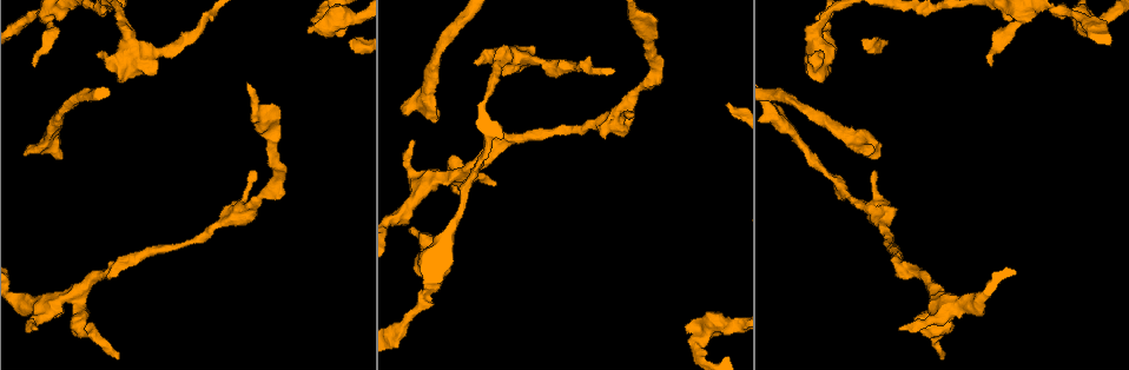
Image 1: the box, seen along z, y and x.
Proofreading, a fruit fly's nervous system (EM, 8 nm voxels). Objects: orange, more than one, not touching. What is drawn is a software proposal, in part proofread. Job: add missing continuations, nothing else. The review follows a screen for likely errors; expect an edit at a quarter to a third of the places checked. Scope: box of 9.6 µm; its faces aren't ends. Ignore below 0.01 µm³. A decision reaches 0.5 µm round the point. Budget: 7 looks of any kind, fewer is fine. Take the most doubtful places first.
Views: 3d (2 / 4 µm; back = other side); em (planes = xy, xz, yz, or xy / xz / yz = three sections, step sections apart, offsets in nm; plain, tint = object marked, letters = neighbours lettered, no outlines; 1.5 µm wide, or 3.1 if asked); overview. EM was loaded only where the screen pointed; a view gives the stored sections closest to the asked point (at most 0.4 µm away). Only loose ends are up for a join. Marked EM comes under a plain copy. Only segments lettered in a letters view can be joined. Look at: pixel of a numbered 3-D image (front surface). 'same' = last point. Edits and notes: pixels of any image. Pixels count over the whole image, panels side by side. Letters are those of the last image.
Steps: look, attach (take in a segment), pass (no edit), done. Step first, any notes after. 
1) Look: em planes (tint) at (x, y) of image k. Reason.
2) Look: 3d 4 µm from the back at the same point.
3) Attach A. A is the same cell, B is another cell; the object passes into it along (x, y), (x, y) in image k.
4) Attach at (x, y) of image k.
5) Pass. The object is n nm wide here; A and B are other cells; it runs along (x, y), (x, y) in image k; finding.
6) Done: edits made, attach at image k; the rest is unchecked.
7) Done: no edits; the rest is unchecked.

Look: em 3.1 µm planes (letters) at (411, 231) of image 1. Branch stops here.

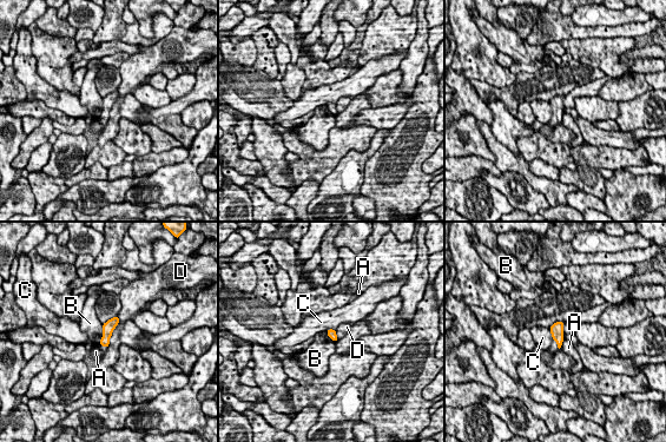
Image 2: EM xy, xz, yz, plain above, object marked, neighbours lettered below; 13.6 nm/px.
Pass. The object is 120 nm wide here; A, B, C and D are other cells; a border runs along (103, 324), (103, 336), (98, 342) in image 2; none of them fits.

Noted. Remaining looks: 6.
Look: 3d 2 µm at (689, 333) of image 1. Free end.

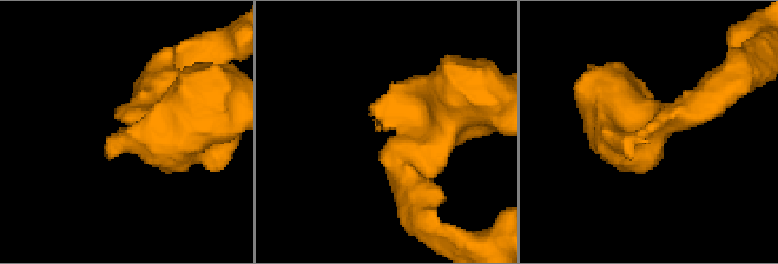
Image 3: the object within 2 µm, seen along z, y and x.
Look: em planes (letters) at (649, 140) of image 3. Now the EM.

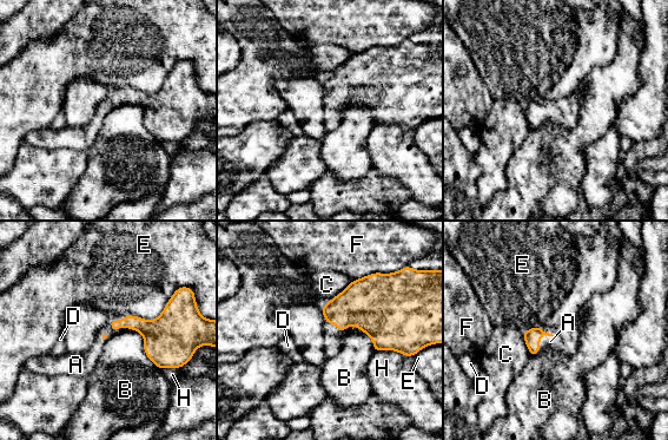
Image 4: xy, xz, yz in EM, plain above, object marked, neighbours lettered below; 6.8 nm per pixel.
Attach A. A is the same cell, B, C, D, E, F and H are other cells; the object passes into it along (531, 336), (550, 335), (550, 341) in image 4; it goes on there.

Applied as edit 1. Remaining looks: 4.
Look: 3d 4 µm at (401, 105) of image 1. An open end.

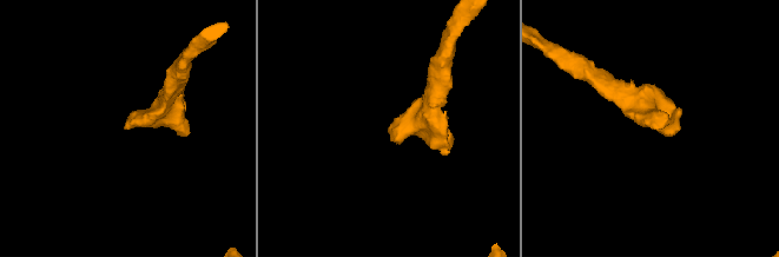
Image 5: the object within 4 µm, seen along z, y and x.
Look: em planes (letters) at (126, 129) of image 5.

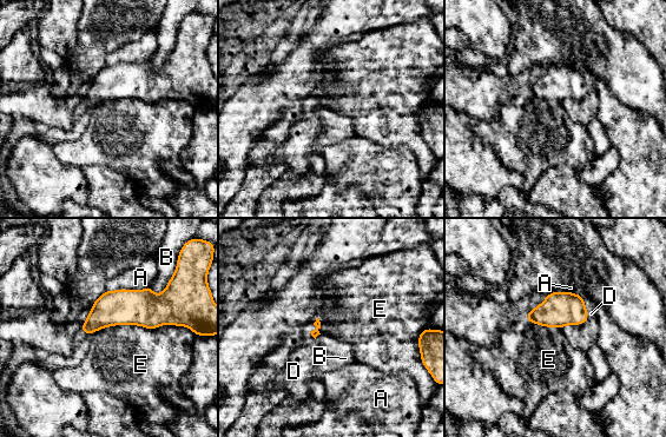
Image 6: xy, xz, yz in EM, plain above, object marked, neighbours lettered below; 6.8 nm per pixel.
Attach D. D is the same cell, A, B and E are other cells; the object passes into it along (559, 309), (585, 308), (589, 303) in image 6; the neuron continues.

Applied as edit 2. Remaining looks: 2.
Done: edits made, attach at image 4, attach at image 6; the rest is unchecked.

